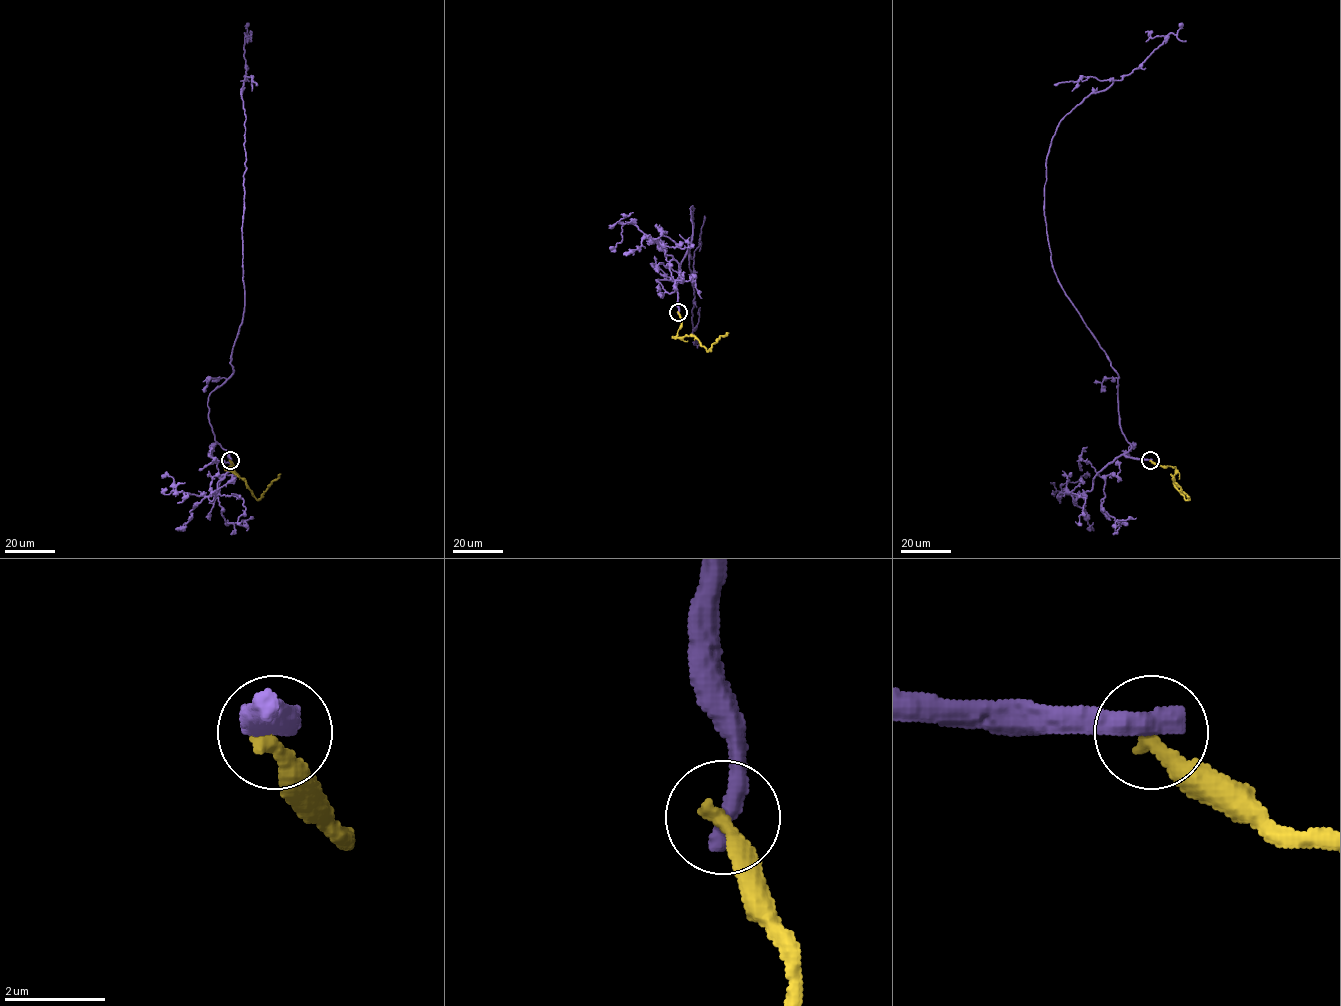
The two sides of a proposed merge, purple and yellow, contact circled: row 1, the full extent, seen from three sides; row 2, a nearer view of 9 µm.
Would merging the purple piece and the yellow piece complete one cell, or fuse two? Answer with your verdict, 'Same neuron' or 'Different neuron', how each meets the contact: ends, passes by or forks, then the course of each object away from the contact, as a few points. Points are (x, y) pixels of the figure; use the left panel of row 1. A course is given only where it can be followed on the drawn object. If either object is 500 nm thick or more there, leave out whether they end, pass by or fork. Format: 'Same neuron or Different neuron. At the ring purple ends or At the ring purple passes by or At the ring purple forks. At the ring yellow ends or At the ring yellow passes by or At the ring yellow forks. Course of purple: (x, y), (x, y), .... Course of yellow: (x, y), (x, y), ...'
Different neuron. At the ring purple ends. At the ring yellow ends. Course of purple: (230, 460), (215, 439), (208, 398), (233, 371), (244, 310), (241, 90), (245, 38), (252, 32). Course of yellow: (230, 460), (233, 464), (225, 470), (232, 470), (245, 482), (257, 499), (280, 474)

